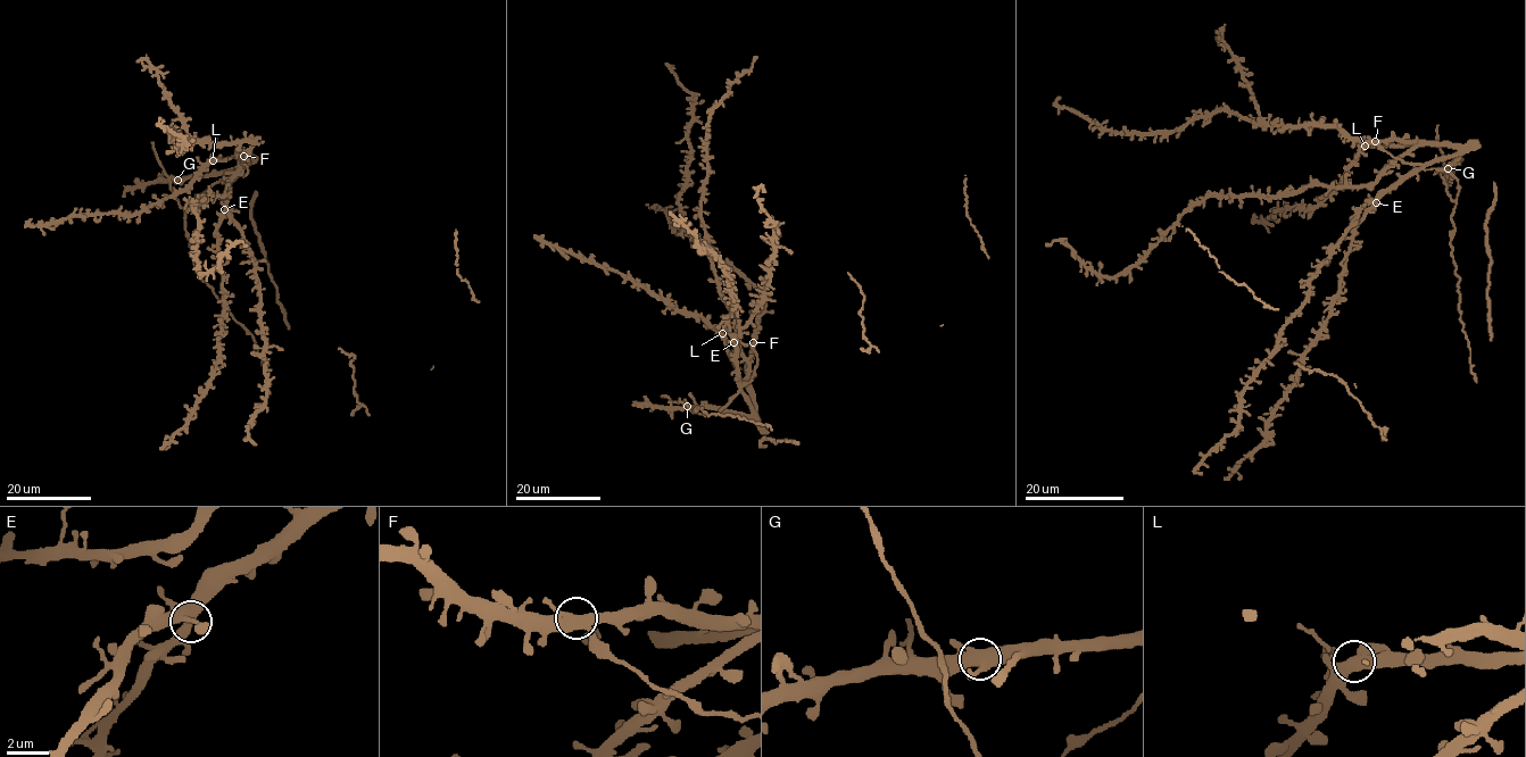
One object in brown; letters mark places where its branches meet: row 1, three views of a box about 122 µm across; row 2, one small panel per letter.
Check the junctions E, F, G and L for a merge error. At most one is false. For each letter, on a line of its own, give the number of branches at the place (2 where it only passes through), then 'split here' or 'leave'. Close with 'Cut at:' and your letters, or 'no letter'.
E: 3 | leave
F: 3 | leave
G: 3 | leave
L: 3 | leave
Cut at: no letter

